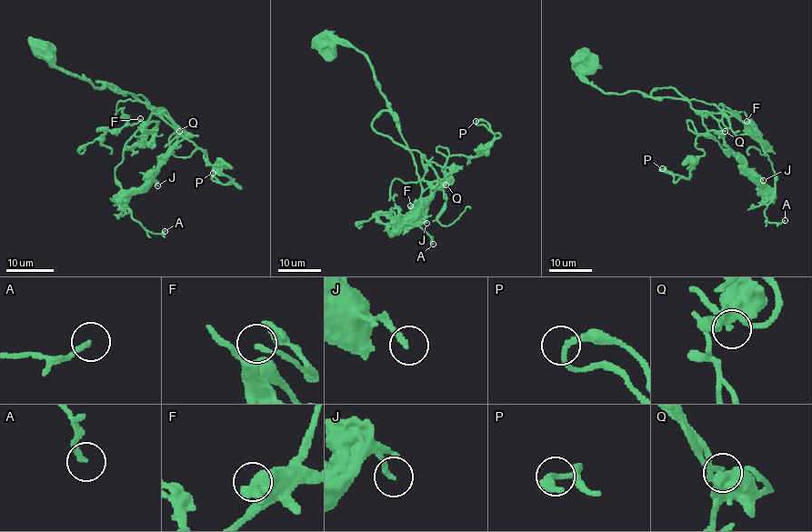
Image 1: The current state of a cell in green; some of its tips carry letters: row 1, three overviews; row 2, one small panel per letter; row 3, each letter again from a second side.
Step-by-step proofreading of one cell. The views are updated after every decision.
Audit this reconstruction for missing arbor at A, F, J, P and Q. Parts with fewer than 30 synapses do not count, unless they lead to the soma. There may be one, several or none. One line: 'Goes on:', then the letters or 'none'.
Goes on: A, Q

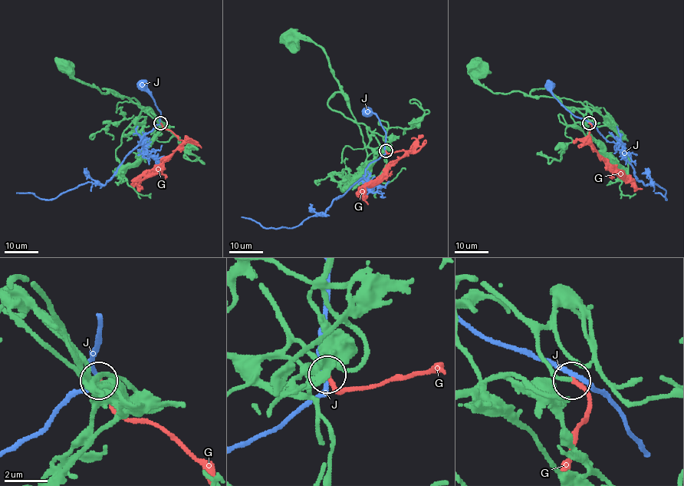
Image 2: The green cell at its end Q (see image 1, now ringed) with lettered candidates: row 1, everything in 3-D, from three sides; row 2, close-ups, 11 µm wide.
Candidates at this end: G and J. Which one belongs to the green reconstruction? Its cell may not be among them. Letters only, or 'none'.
G

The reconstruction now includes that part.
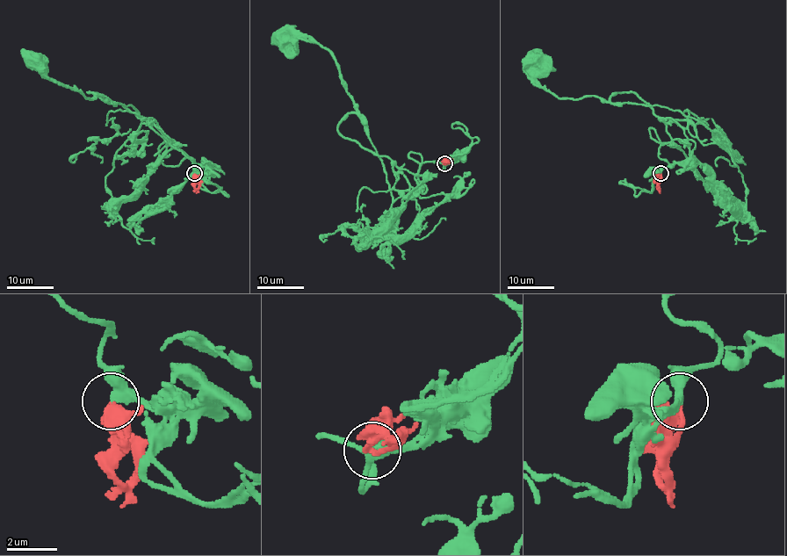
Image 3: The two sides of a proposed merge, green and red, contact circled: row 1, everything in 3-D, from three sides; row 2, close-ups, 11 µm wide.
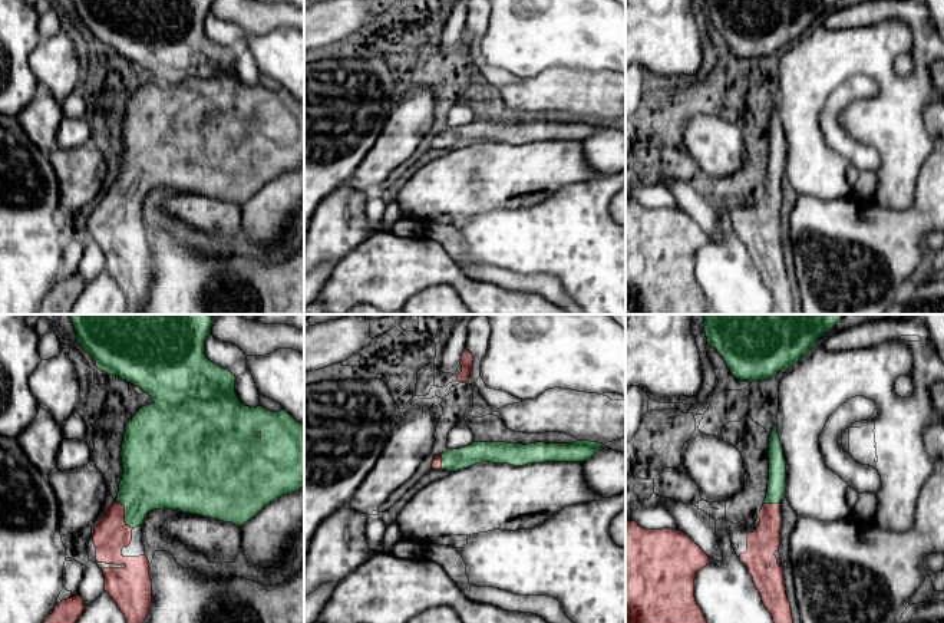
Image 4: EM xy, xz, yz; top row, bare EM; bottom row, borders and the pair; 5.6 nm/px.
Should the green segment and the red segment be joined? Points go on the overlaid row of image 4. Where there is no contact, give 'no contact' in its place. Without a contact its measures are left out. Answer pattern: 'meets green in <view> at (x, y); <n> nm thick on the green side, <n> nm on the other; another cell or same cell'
meets green in xy at (125, 514); 340 nm thick on the green side, 190 nm on the other; same cell

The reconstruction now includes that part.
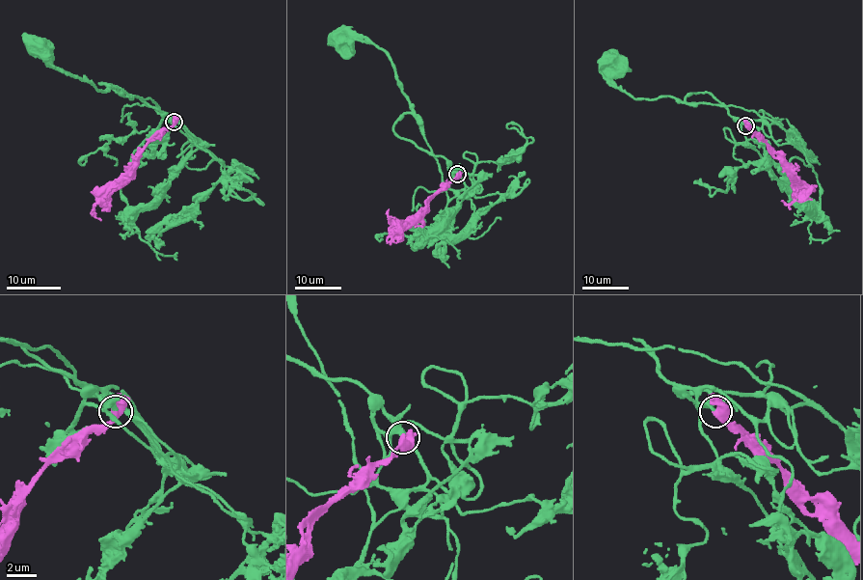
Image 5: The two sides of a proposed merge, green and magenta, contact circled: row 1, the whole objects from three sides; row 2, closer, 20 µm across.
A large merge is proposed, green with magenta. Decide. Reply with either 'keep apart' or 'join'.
join

